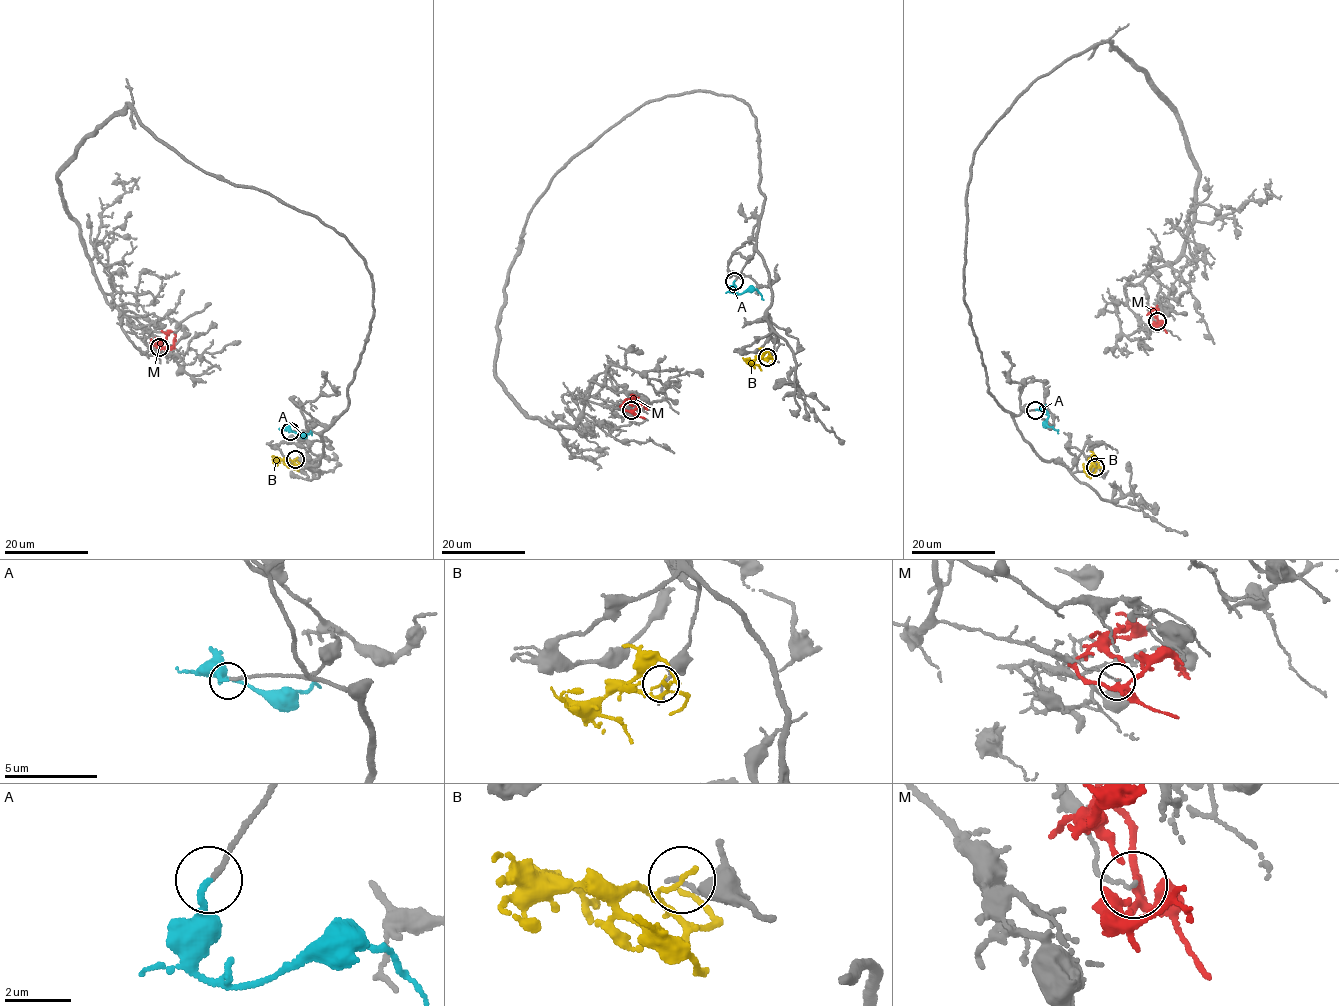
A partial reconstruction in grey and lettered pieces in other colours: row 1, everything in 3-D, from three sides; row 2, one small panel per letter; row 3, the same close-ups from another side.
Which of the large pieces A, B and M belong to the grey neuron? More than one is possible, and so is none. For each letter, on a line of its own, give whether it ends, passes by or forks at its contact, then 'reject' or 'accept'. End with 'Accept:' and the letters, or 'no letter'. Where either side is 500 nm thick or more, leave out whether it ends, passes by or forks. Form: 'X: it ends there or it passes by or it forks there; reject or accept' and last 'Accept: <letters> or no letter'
A: it ends there; accept
B: it ends there; reject
M: it forks there; reject
Accept: A

